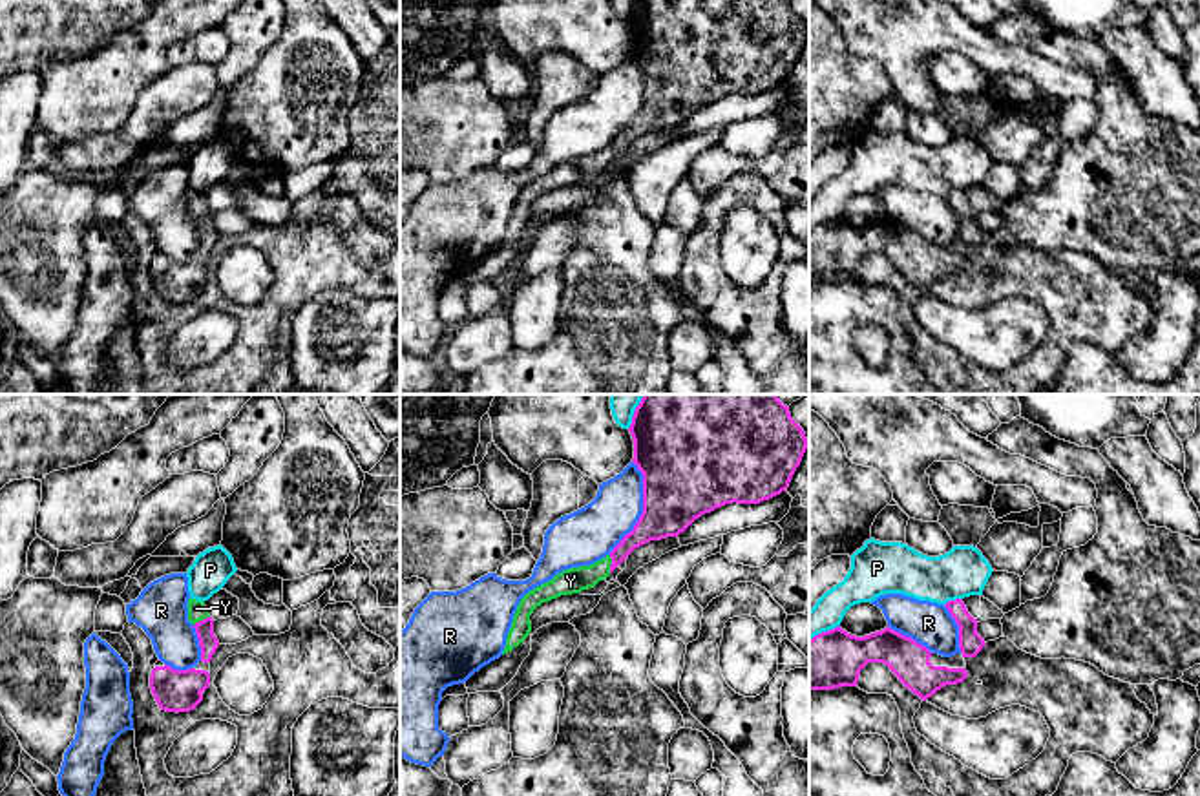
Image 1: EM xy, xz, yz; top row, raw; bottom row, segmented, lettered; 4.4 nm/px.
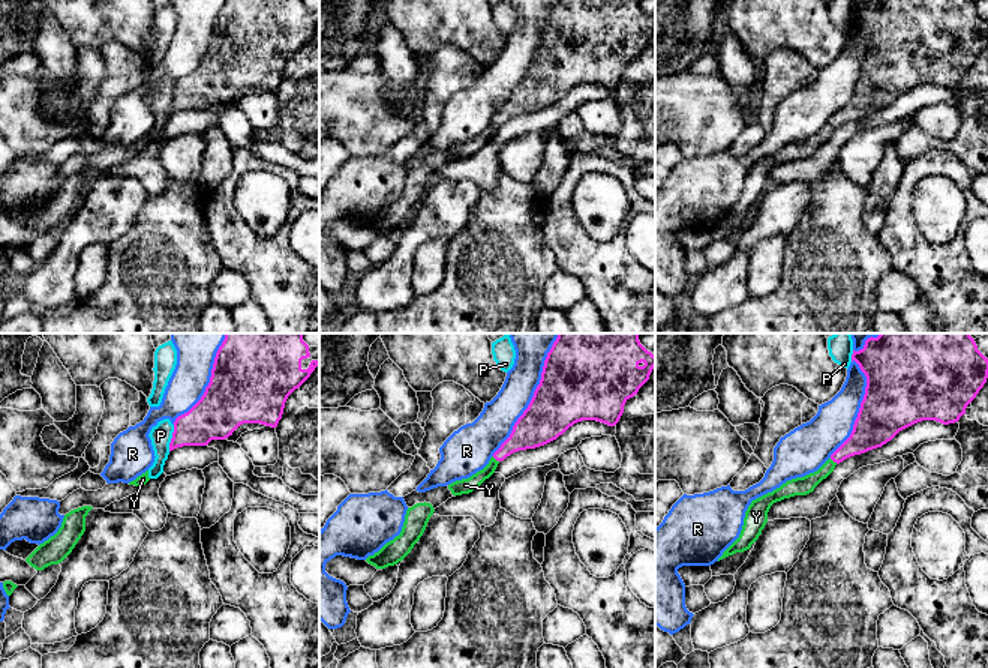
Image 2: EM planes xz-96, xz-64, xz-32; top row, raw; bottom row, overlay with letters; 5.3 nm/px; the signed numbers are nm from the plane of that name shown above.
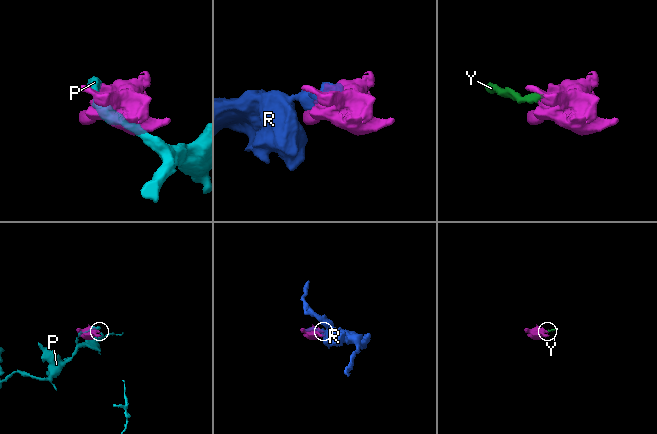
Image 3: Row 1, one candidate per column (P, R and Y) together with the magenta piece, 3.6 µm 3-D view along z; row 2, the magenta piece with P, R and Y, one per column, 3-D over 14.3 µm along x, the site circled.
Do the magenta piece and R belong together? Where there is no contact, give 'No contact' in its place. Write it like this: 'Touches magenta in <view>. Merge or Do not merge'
Touches magenta in xz. Do not merge

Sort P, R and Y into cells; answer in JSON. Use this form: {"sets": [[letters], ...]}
{"sets": [["P"], ["R"], ["Y"]]}

